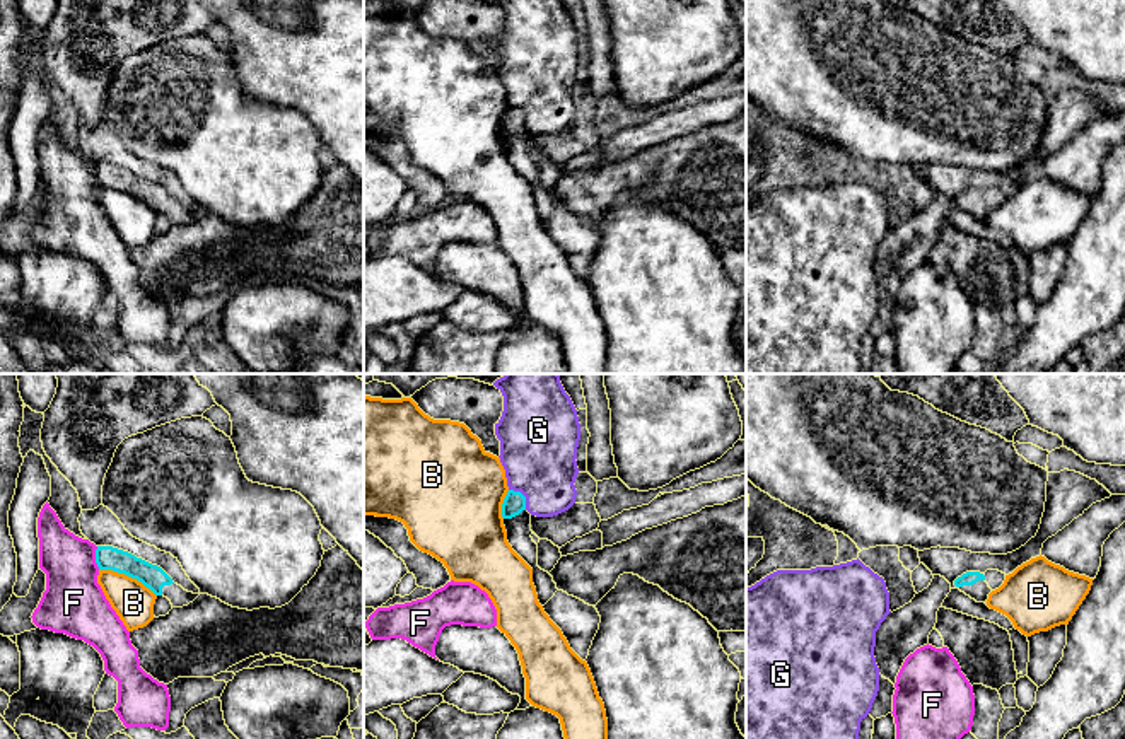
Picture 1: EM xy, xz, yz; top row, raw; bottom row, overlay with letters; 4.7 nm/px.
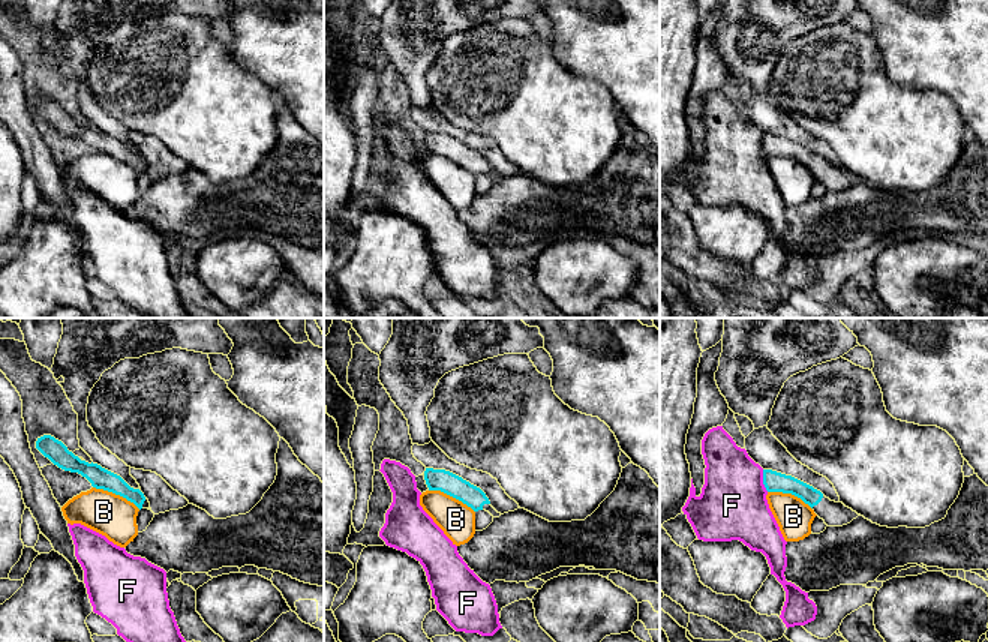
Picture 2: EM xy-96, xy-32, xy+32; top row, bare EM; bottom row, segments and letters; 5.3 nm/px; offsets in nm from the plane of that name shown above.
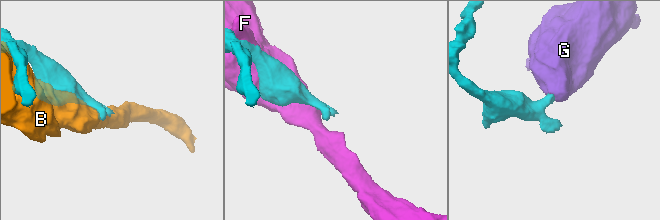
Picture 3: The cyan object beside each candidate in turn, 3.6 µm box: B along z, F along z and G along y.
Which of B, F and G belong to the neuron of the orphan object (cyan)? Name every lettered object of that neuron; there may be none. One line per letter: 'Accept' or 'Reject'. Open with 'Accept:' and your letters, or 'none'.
Accept: none
B: Reject
F: Reject
G: Reject

